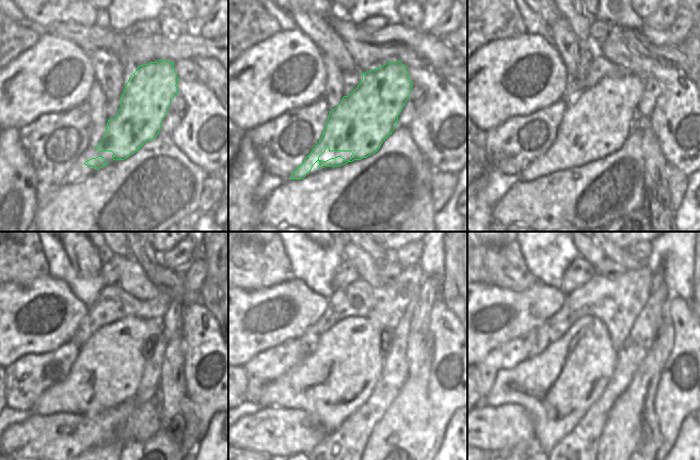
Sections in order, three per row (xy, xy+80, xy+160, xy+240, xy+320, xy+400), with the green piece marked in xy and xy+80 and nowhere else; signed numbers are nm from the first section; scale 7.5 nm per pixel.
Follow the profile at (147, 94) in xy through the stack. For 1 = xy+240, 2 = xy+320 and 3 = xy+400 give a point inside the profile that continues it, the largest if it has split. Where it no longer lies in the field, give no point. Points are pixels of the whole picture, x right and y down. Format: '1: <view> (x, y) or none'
1: xy+240 (114, 373)
2: xy+320 (353, 375)
3: xy+400 (588, 378)

